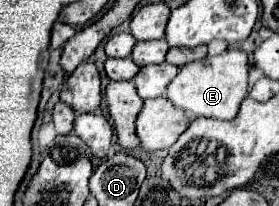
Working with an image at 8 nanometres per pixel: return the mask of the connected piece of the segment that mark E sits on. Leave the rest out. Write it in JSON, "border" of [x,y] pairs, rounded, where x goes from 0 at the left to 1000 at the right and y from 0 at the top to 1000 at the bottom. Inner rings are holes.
{"border":[[[835,238],[778,277],[735,277],[720,296],[670,306],[642,335],[634,374],[599,432],[599,481],[677,549],[685,568],[763,568],[763,578],[835,578],[857,539],[871,471],[885,461],[885,345],[892,286],[878,248]]]}

